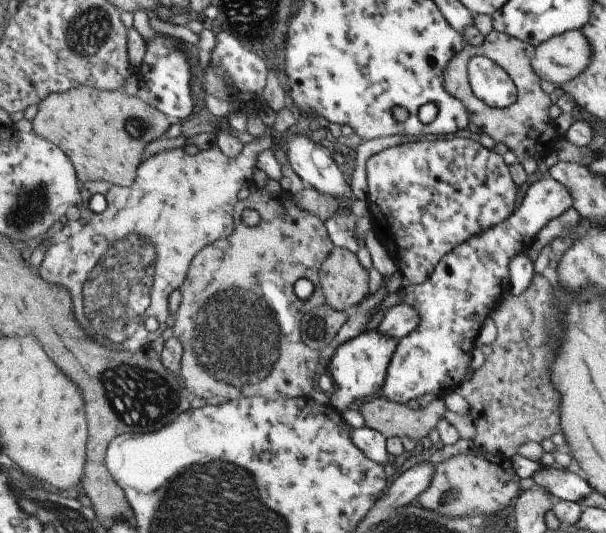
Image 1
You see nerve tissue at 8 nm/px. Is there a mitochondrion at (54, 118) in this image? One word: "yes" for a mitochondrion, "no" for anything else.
no

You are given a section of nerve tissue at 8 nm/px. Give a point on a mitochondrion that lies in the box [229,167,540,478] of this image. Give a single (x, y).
(315, 329)

